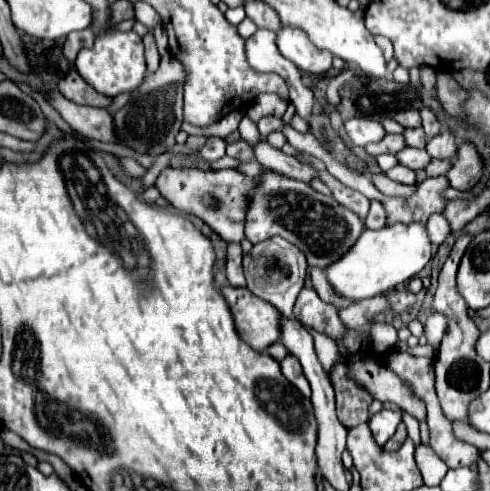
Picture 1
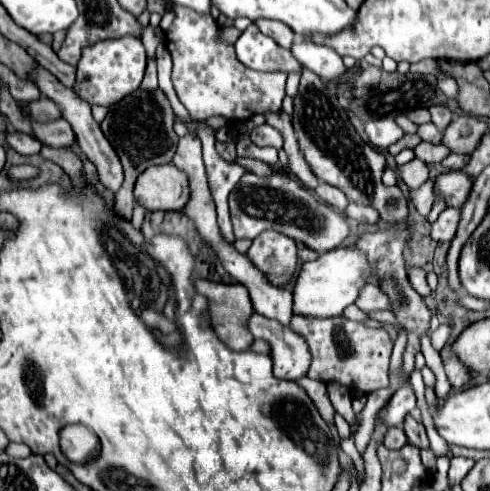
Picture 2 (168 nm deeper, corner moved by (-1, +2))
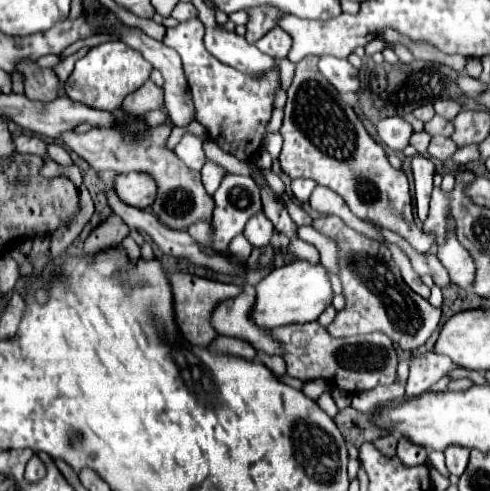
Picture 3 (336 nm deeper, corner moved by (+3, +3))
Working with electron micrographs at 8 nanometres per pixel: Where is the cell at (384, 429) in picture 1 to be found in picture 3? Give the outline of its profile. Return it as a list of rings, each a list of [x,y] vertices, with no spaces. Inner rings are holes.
[[[424,352],[424,354],[412,354],[410,356],[410,376],[406,384],[406,396],[418,396],[432,388],[442,376],[450,374],[458,366],[448,360],[448,356],[436,354],[436,352]]]

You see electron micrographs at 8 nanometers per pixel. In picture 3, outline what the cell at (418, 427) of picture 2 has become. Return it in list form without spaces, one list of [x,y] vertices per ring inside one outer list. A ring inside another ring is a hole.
[[[400,438],[398,440],[398,454],[396,456],[400,456],[400,462],[406,464],[406,466],[418,466],[418,464],[424,464],[426,450],[422,450],[416,444],[408,444],[408,440]]]

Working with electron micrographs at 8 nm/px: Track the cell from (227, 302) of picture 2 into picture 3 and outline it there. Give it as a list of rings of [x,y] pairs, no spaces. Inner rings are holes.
[[[184,272],[170,274],[168,282],[170,282],[170,288],[172,288],[172,298],[174,298],[174,318],[176,318],[176,324],[180,326],[182,336],[194,346],[202,346],[202,348],[208,346],[216,338],[216,330],[210,324],[212,310],[216,308],[216,304],[220,300],[238,296],[240,288],[234,286],[234,284],[222,284],[222,282],[198,278],[194,274],[184,274]]]

